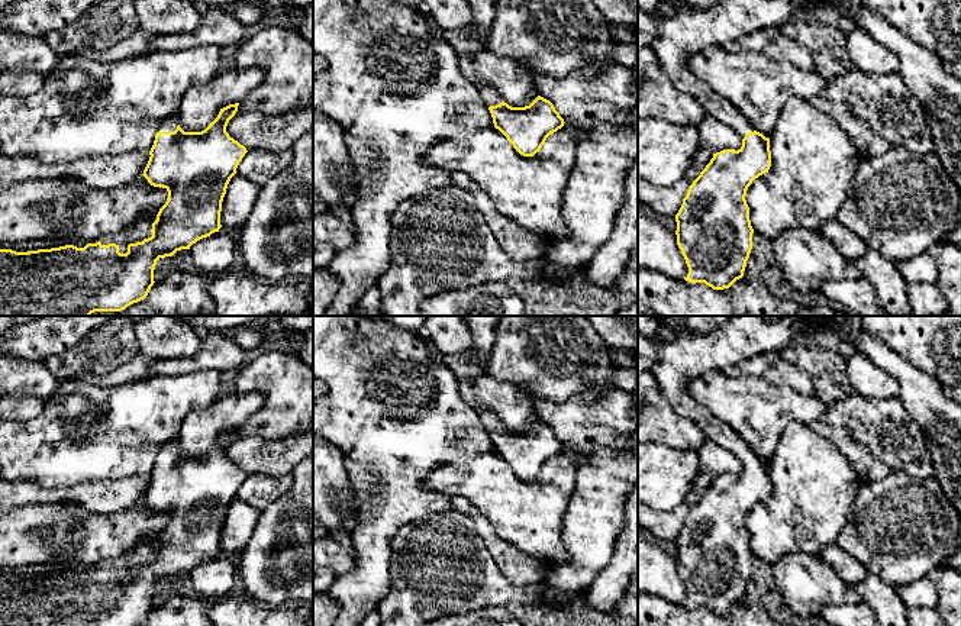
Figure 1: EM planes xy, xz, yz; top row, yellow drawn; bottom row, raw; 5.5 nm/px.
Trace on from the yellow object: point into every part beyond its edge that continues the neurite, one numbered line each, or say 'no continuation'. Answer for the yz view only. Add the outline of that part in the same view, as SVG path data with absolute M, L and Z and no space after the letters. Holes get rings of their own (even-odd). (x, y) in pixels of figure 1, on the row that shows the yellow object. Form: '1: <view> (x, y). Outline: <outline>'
1: yz (680, 36). Outline: M639 0L638 6L657 23L658 35L649 46L674 85L694 97L706 114L735 129L744 139L755 130L754 126L688 68L688 58L713 43L738 41L744 35L809 16L831 1L833 0L722 0L709 10L687 9L671 17L660 12L660 0Z

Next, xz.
1: xz (489, 94). Outline: M487 83L478 84L478 91L480 91L481 101L486 107L496 106L503 101L497 90Z

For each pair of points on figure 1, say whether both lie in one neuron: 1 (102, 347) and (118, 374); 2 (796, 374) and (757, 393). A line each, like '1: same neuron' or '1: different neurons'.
1: different neurons
2: different neurons

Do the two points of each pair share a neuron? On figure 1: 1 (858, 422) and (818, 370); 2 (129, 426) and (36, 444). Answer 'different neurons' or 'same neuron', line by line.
1: different neurons
2: same neuron

